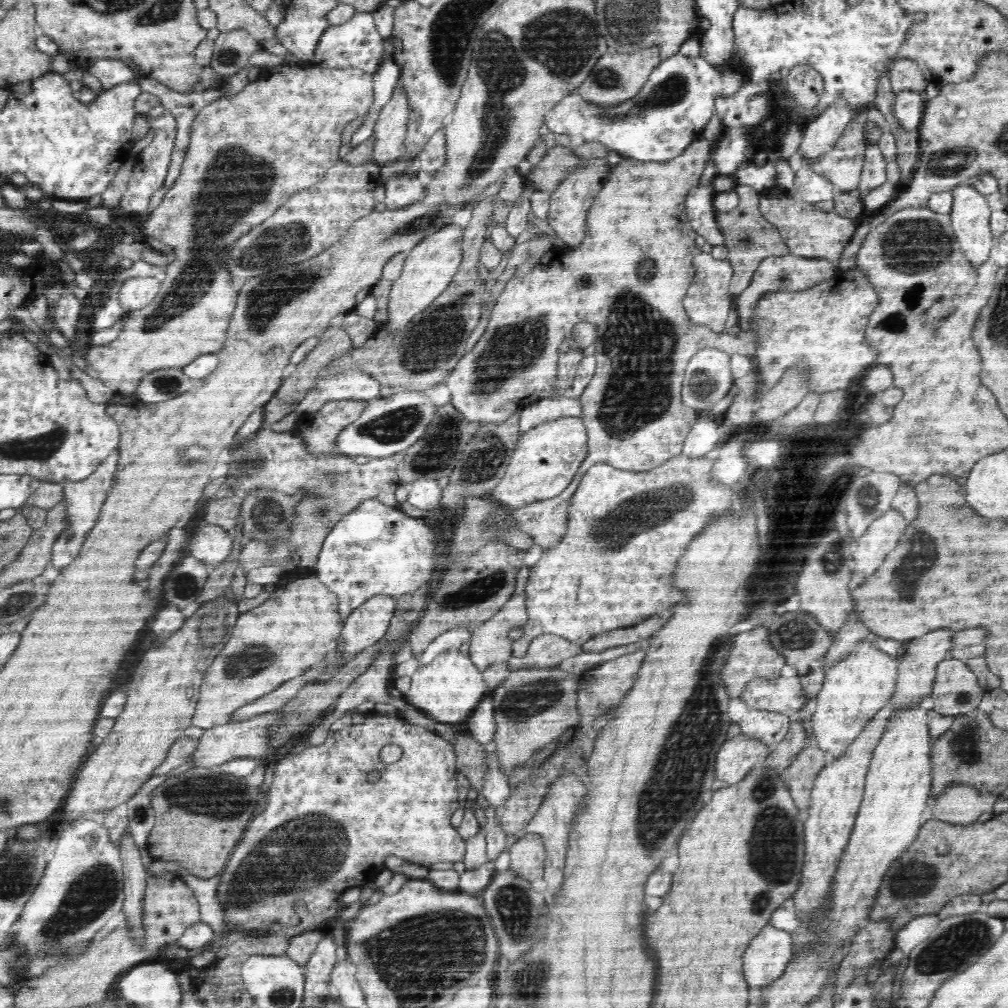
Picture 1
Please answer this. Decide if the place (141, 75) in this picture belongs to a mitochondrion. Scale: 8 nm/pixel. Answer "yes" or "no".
no

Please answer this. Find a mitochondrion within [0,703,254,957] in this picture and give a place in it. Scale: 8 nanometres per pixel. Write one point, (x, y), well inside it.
(88, 897)

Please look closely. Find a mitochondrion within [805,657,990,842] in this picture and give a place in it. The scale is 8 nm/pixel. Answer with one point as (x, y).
(964, 746)

